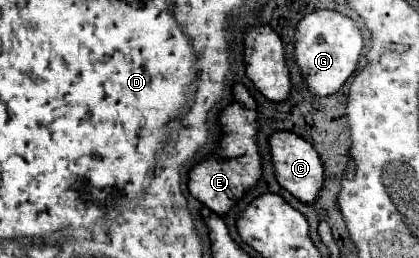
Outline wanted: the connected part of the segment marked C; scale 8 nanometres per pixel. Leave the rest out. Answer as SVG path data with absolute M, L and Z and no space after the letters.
M277 132L269 138L269 144L271 144L277 182L287 192L291 192L299 202L313 204L319 198L319 192L323 188L323 180L325 180L323 162L321 162L321 156L317 154L317 150L307 140L303 140L301 136L293 134L293 132Z

